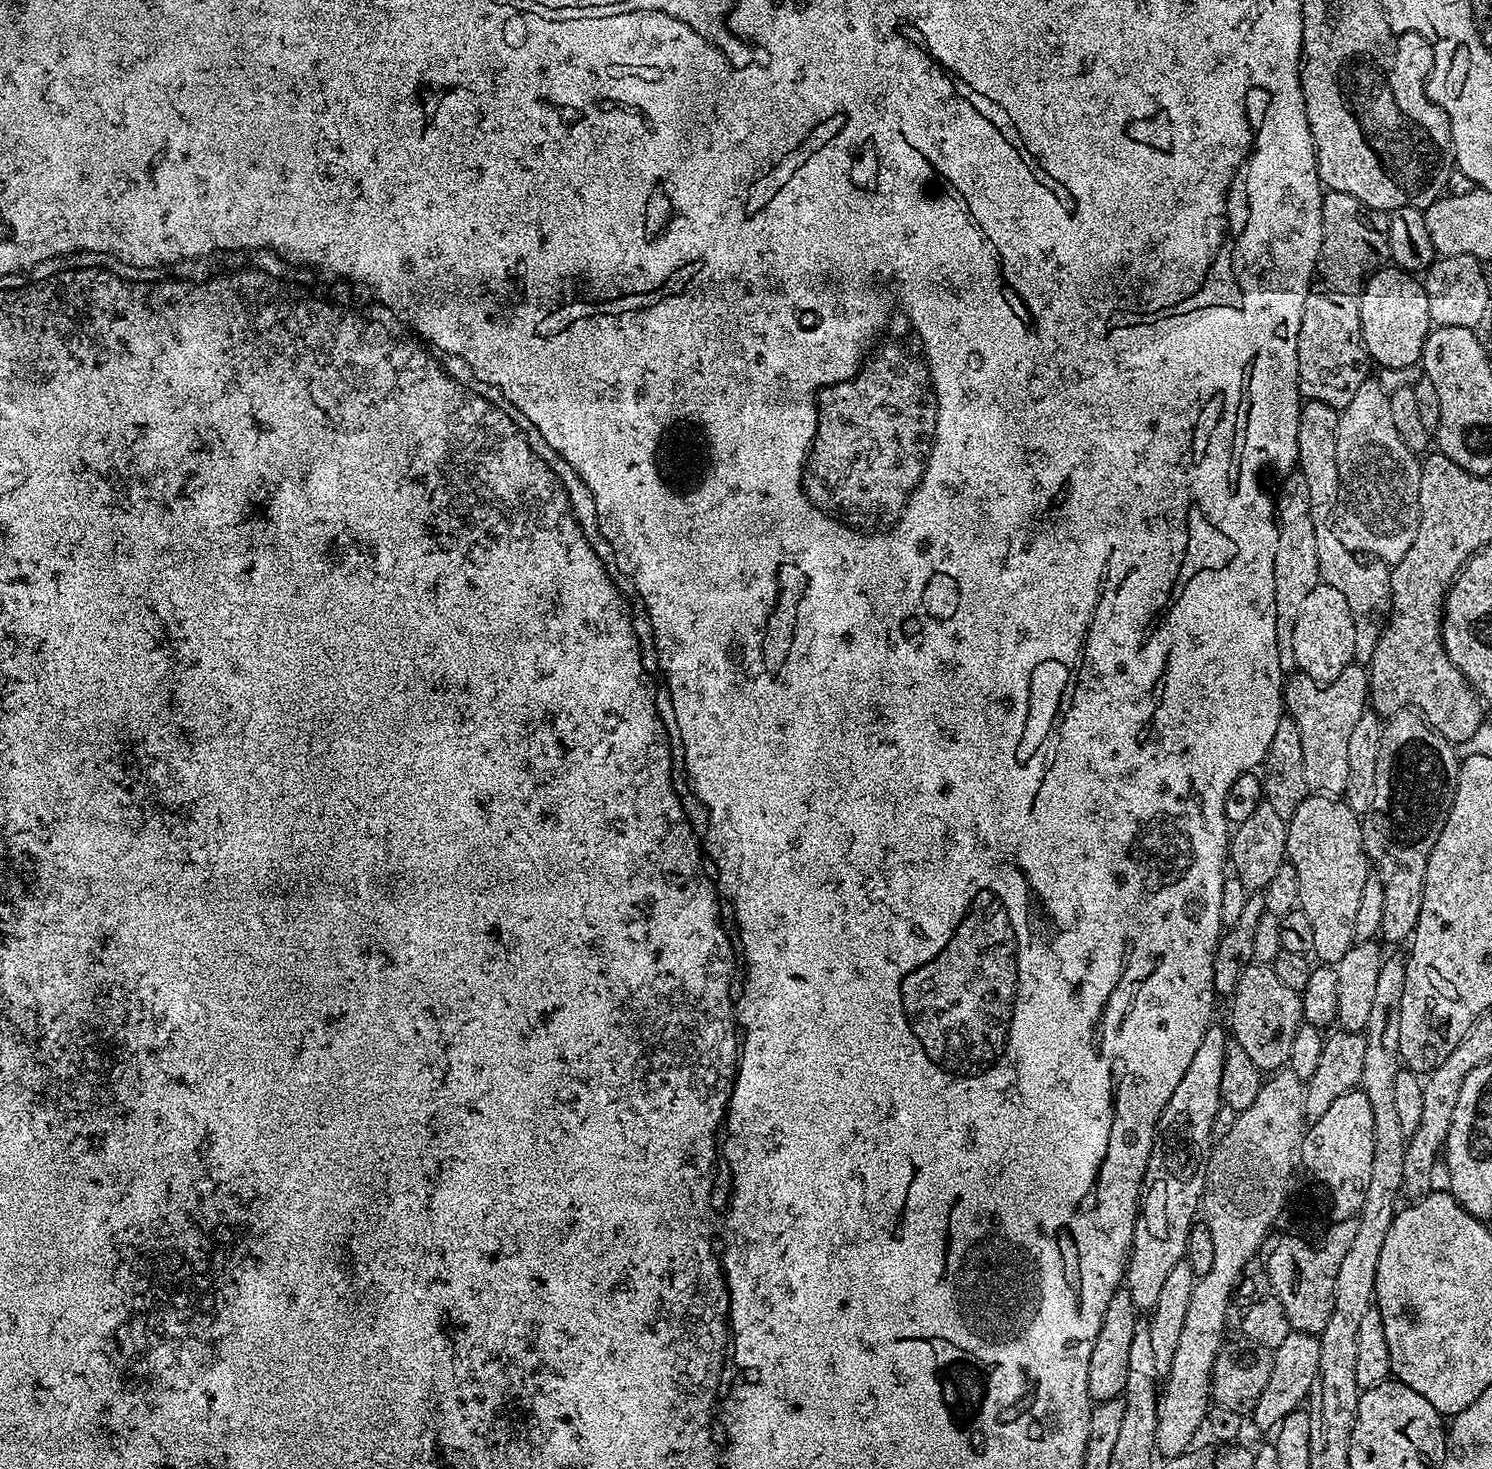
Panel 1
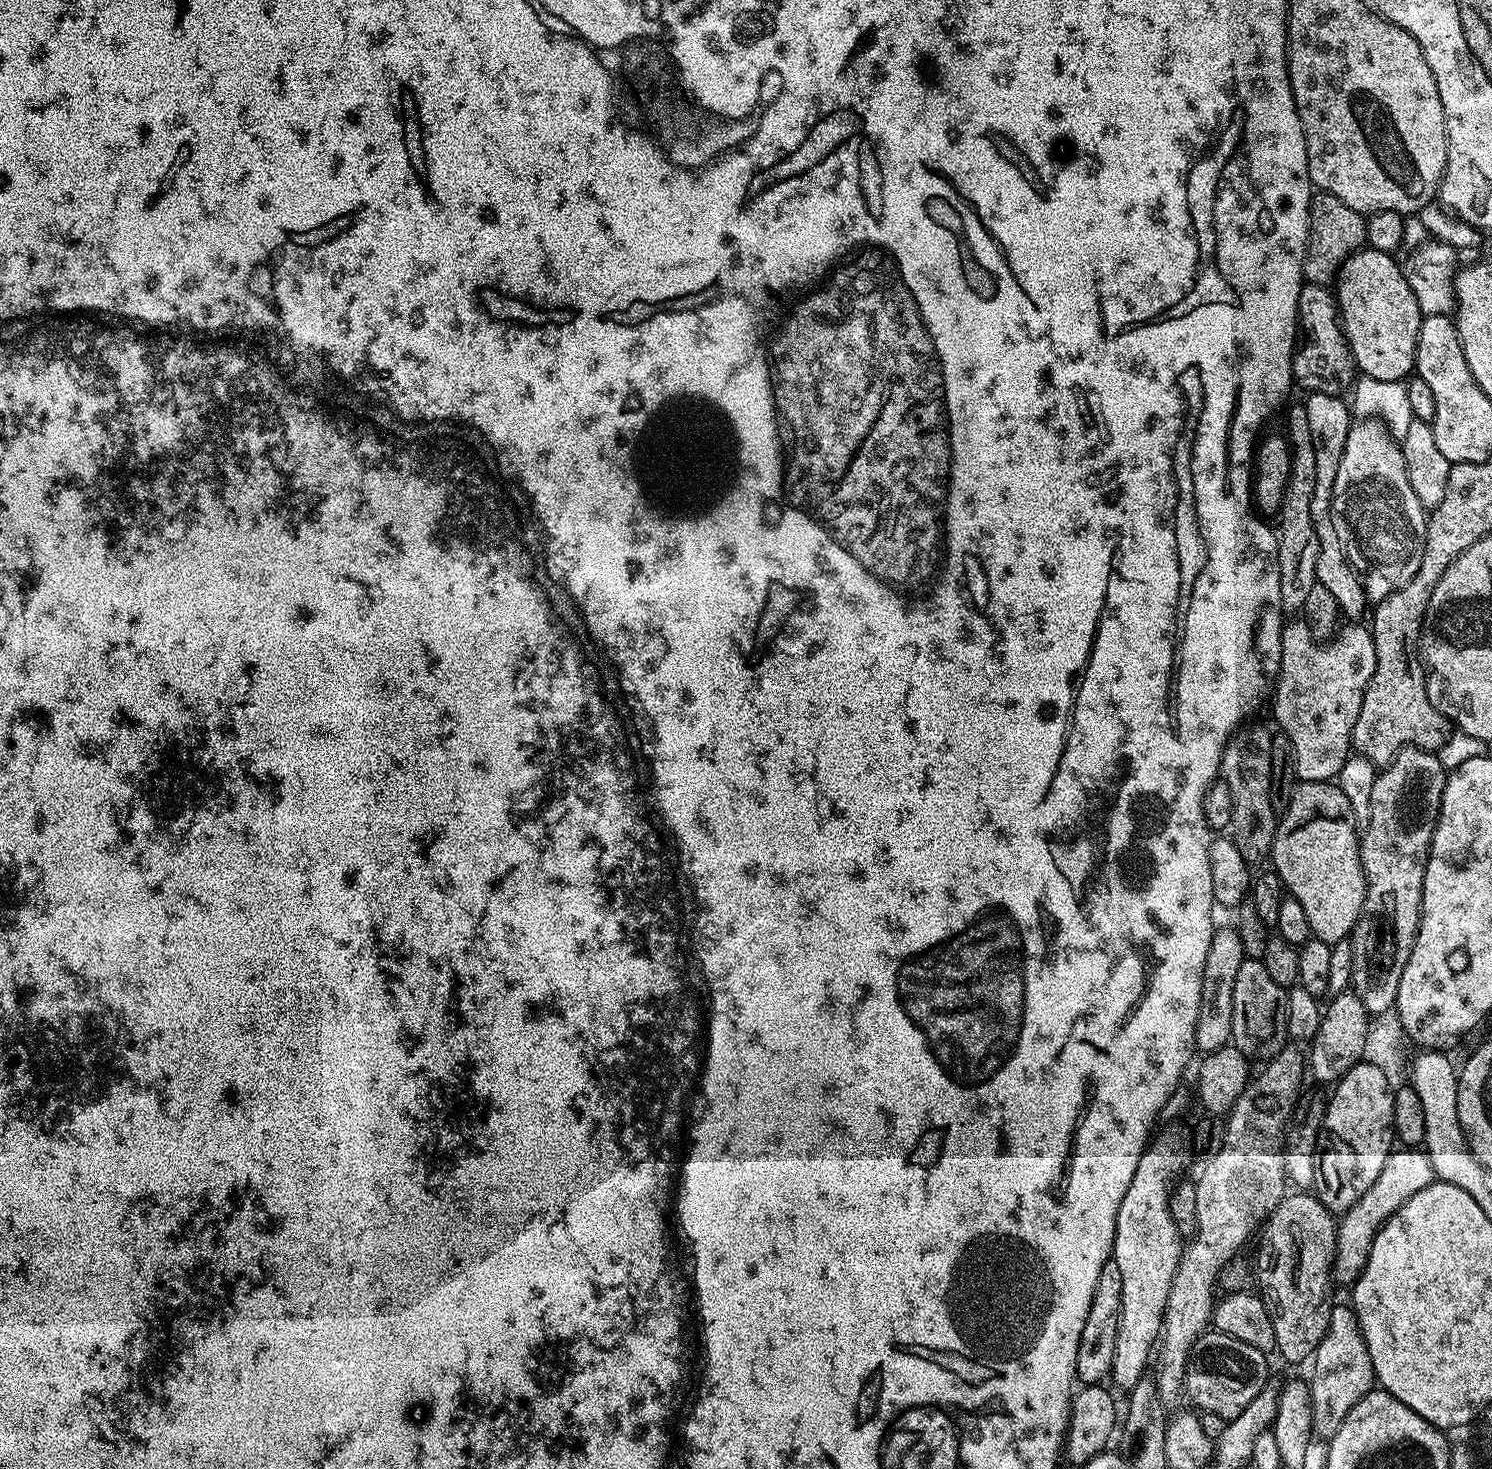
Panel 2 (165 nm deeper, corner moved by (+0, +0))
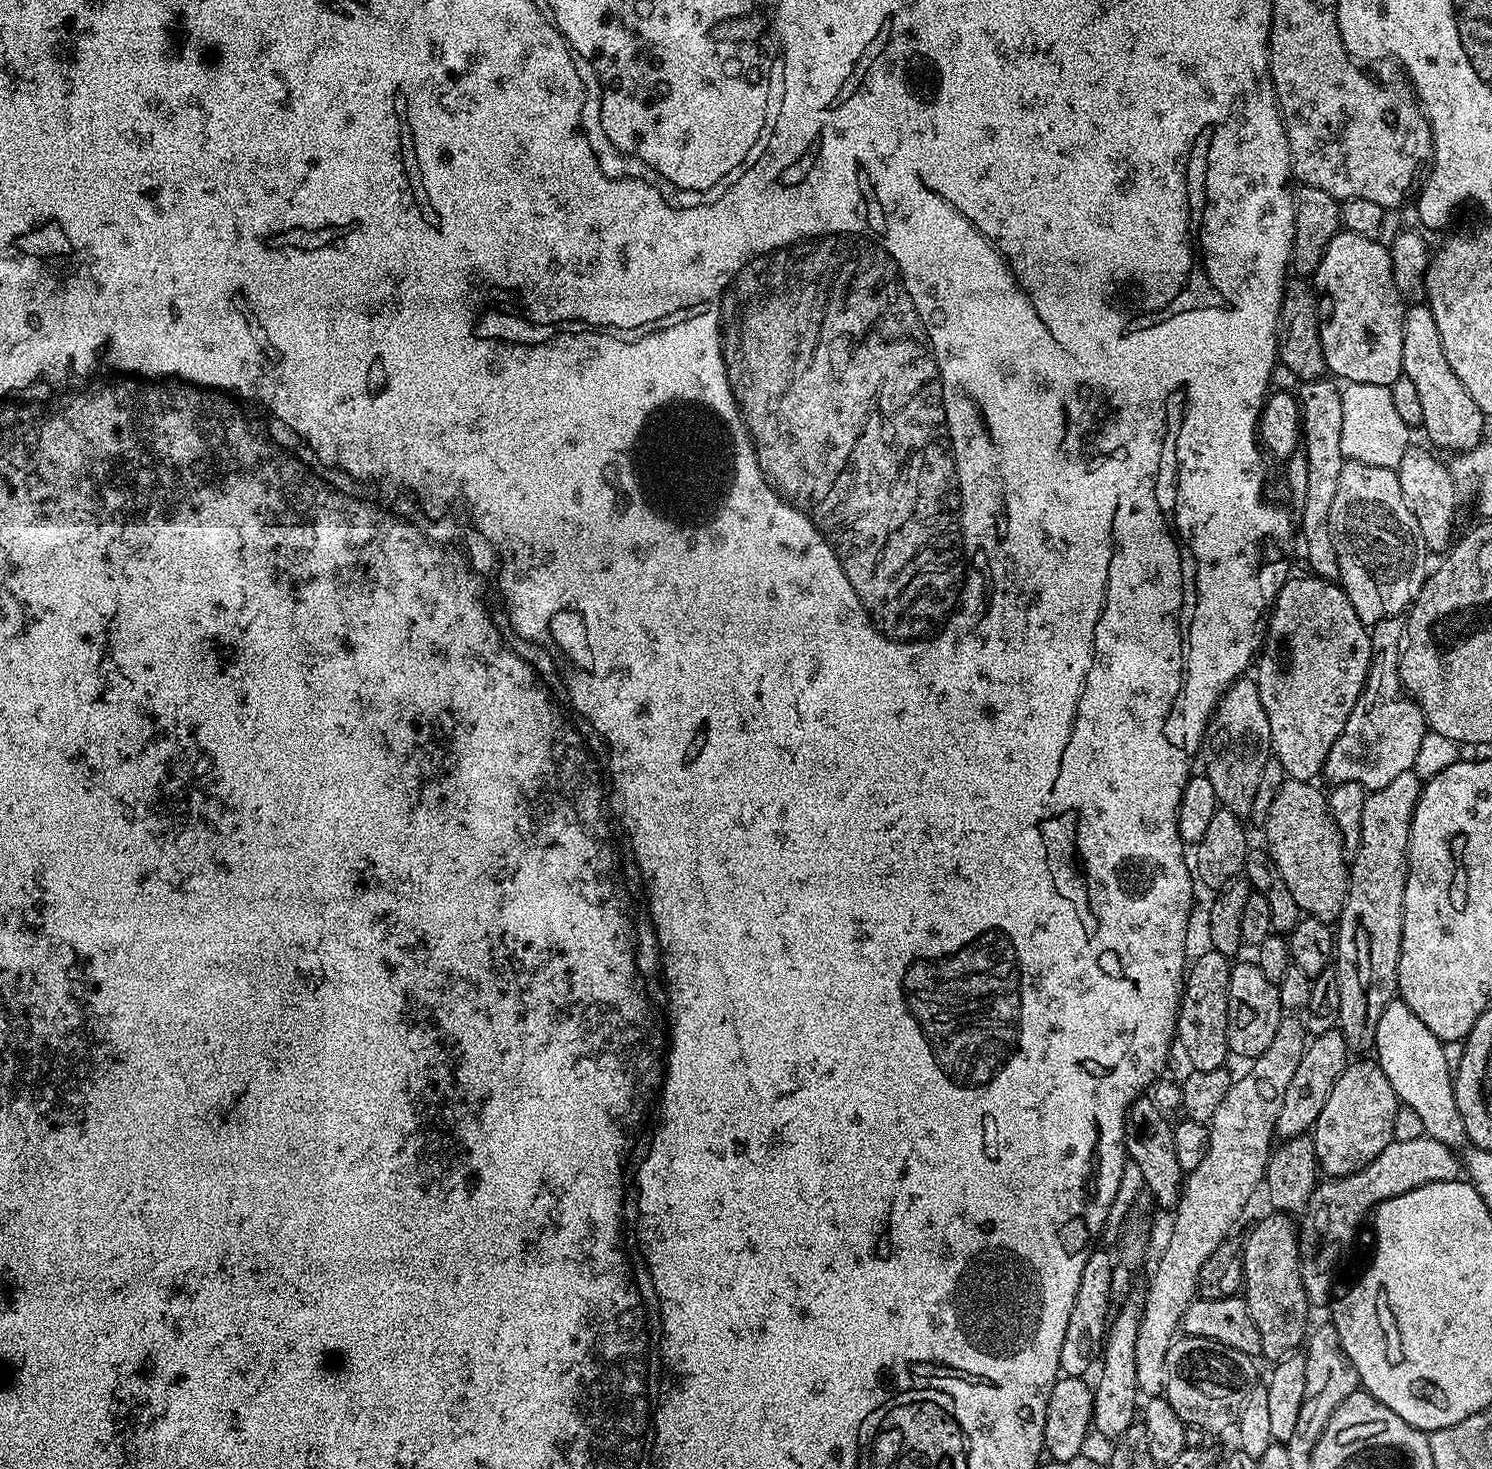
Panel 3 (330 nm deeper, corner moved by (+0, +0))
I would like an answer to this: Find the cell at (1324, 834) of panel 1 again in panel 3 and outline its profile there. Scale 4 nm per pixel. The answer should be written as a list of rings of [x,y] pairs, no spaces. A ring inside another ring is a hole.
[[[1285,779],[1276,792],[1262,832],[1268,839],[1266,851],[1278,866],[1282,882],[1286,882],[1290,894],[1294,894],[1294,902],[1298,902],[1301,913],[1325,922],[1336,922],[1348,897],[1350,864],[1340,832],[1332,820],[1327,795],[1323,791],[1320,793],[1316,786],[1306,780]]]

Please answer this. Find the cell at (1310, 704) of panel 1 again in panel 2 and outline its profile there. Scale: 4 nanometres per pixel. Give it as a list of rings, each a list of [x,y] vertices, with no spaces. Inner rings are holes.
[[[1304,622],[1285,623],[1280,629],[1280,675],[1276,678],[1270,708],[1272,704],[1272,712],[1280,723],[1279,731],[1292,743],[1294,776],[1300,782],[1335,781],[1353,751],[1354,722],[1358,722],[1358,710],[1362,710],[1362,698],[1374,674],[1376,655],[1371,627],[1363,628],[1360,622],[1345,625],[1330,644],[1315,644],[1313,633]]]

